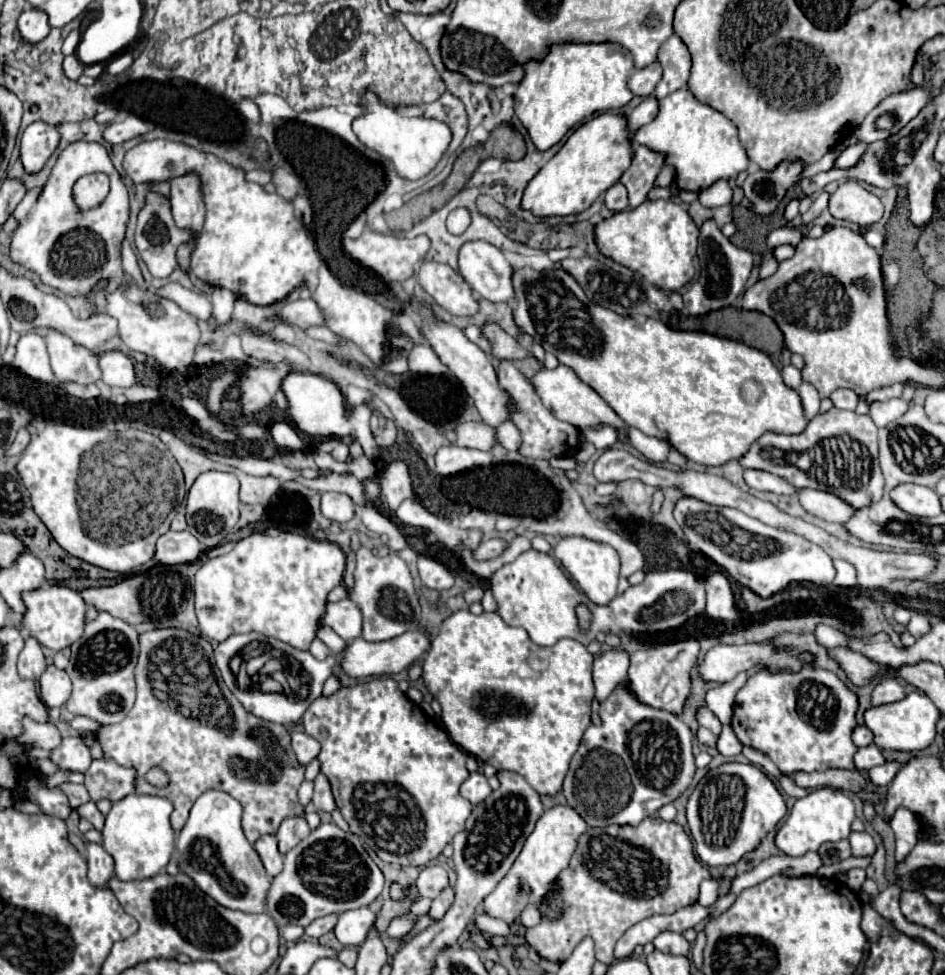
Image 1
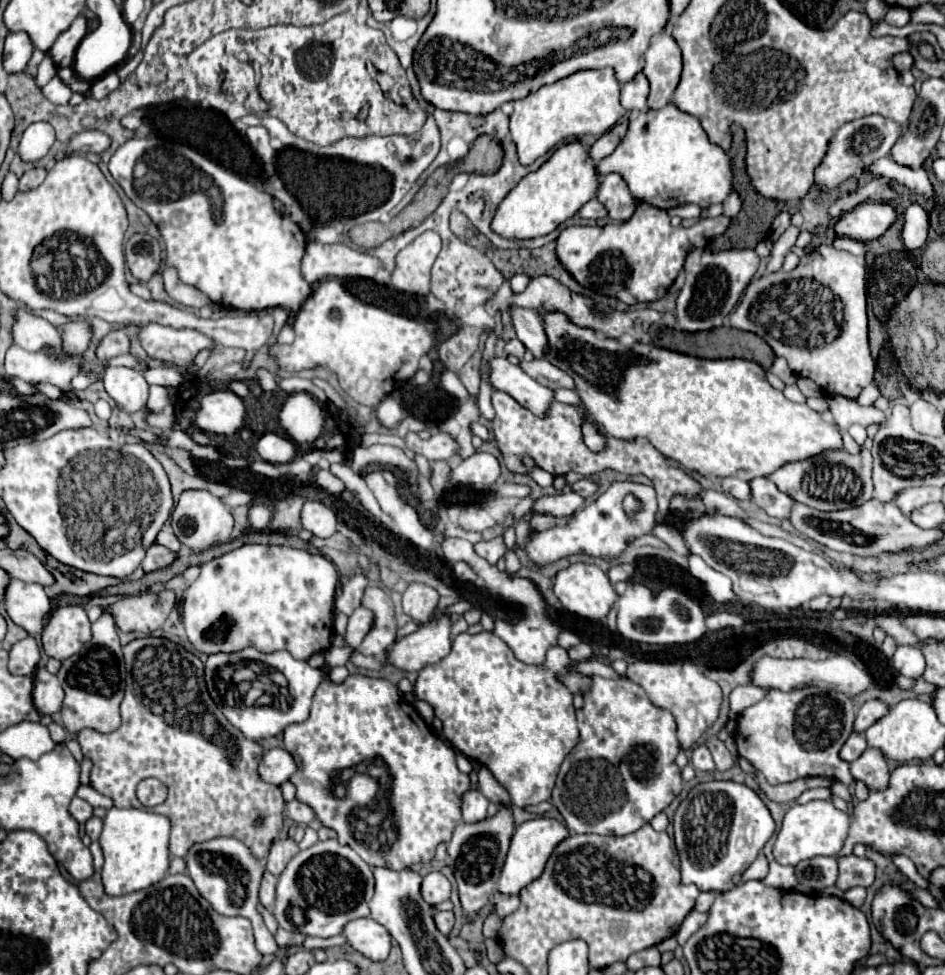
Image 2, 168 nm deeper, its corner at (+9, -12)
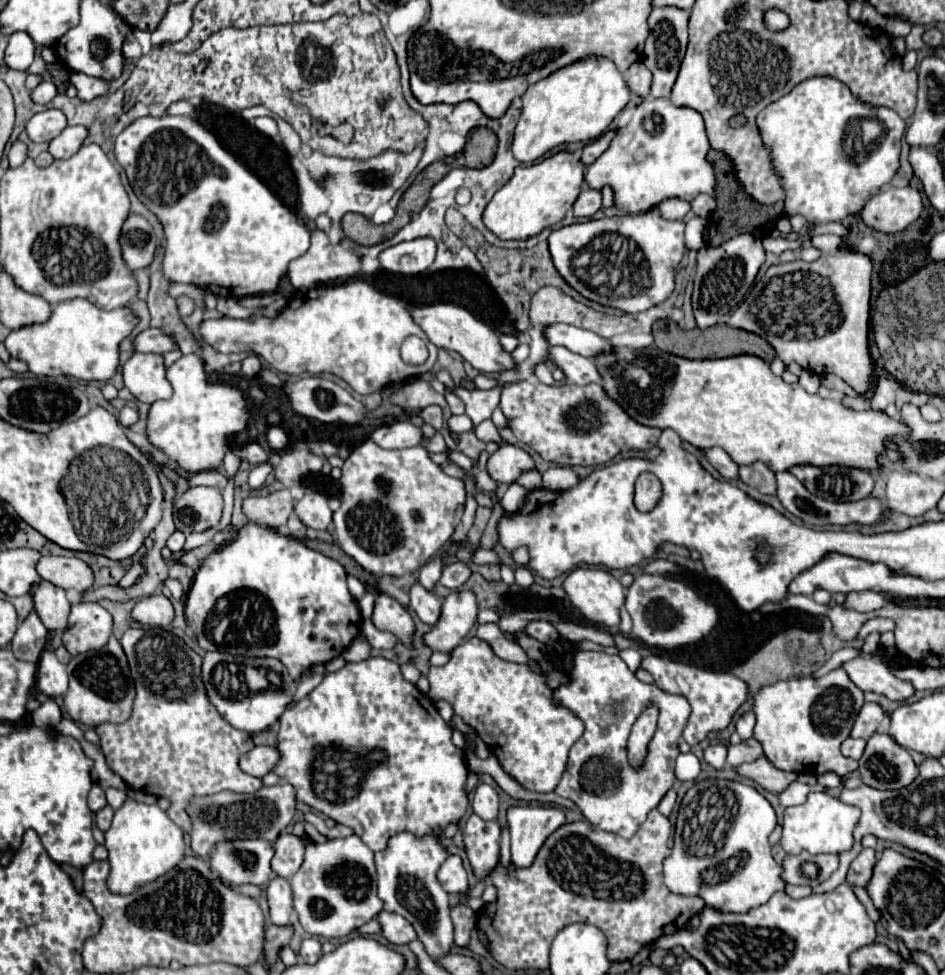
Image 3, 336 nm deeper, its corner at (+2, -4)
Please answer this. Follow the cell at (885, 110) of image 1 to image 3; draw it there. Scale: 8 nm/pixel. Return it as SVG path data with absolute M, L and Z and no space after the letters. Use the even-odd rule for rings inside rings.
M815 77L803 81L789 95L765 107L765 111L761 111L757 117L757 125L761 129L765 145L771 151L773 169L777 169L777 175L781 177L785 189L783 213L787 217L799 213L813 223L845 219L847 215L859 213L865 201L873 197L885 183L889 183L899 169L899 151L901 137L905 133L905 121L893 109L873 107L857 101L841 81L835 81L831 77ZM867 121L875 121L881 127L881 135L871 143L867 143Z

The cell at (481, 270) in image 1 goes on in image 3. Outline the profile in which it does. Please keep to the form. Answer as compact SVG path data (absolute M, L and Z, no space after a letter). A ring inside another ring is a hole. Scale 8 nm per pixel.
M553 323L545 327L545 339L549 345L563 345L569 351L583 355L583 357L593 357L601 351L611 349L611 343L595 335L593 331L579 329L575 325L565 325L565 323Z

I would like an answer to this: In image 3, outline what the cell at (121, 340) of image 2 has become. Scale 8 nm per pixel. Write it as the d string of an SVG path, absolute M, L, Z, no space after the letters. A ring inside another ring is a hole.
M145 329L133 339L133 349L143 353L165 353L175 349L175 343L171 337L163 335L161 329Z

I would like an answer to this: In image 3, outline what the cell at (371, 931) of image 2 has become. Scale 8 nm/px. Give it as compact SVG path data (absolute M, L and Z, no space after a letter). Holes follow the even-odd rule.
M381 911L377 917L375 917L381 925L381 935L393 943L393 945L405 945L409 941L415 939L415 933L413 933L413 927L397 913L387 913L387 911Z

